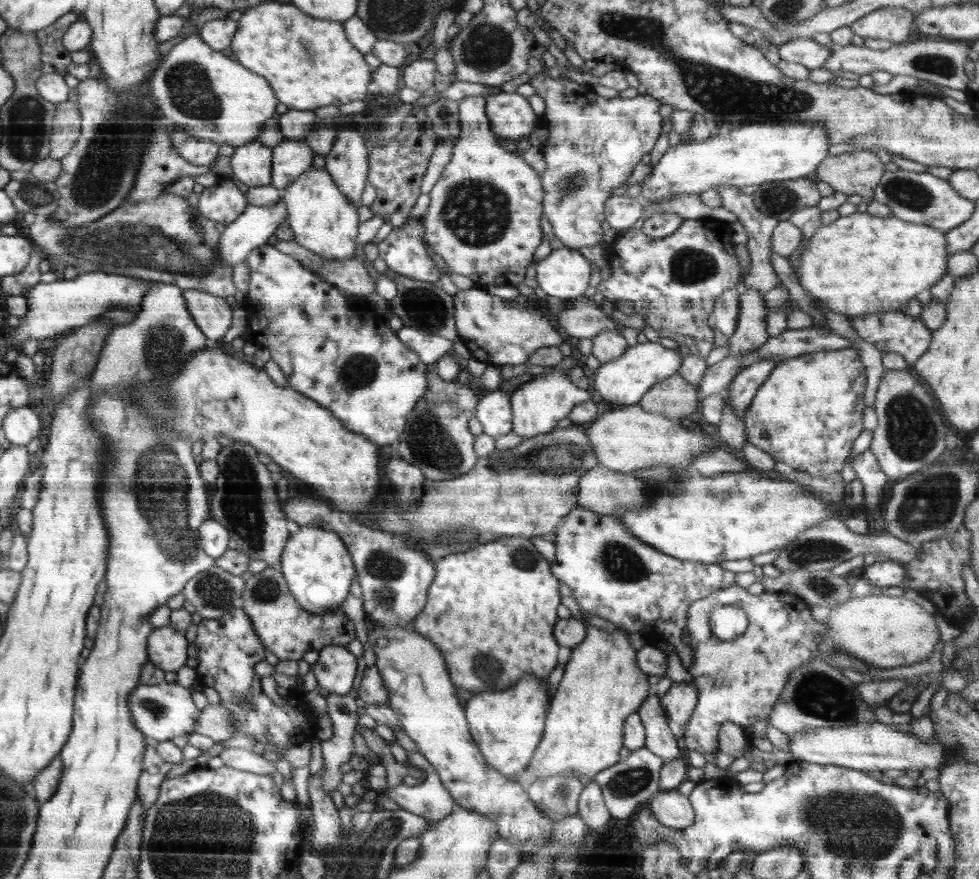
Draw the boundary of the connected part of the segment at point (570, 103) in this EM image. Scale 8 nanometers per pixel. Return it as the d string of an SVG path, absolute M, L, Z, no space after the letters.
M540 72L540 74L538 74L534 79L530 79L528 83L535 88L536 94L544 99L546 108L544 114L539 117L541 118L544 127L549 130L549 137L545 142L546 145L543 145L541 148L544 160L546 160L547 164L546 169L540 173L542 189L544 189L542 200L543 214L548 218L548 222L552 224L553 235L558 238L565 247L579 249L583 246L600 245L600 247L602 247L603 254L606 255L608 250L610 250L610 245L606 244L602 238L604 231L601 226L602 222L605 221L603 213L605 202L612 196L614 188L623 186L623 184L628 182L628 177L632 174L632 170L636 164L640 162L640 158L642 158L644 154L650 153L653 149L658 136L662 133L662 116L658 113L662 102L648 95L637 95L634 98L623 98L618 96L614 99L605 99L604 97L596 94L594 89L588 85L572 82L558 72L556 74Z

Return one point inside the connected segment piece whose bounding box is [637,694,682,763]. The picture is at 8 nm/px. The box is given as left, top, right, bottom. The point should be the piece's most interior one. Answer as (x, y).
(659, 739)

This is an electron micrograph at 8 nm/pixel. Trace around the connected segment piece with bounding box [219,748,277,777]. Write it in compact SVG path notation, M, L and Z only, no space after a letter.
M229 748L228 750L223 750L219 757L222 759L224 765L229 765L231 768L243 772L270 777L273 777L277 772L273 762L257 756L253 751Z

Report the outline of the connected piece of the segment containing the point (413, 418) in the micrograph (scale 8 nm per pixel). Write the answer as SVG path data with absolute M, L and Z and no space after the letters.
M436 370L428 371L426 378L426 392L408 414L404 431L398 437L398 454L409 465L418 467L425 480L447 481L472 470L478 460L469 421L475 418L479 399L466 380L445 381Z

